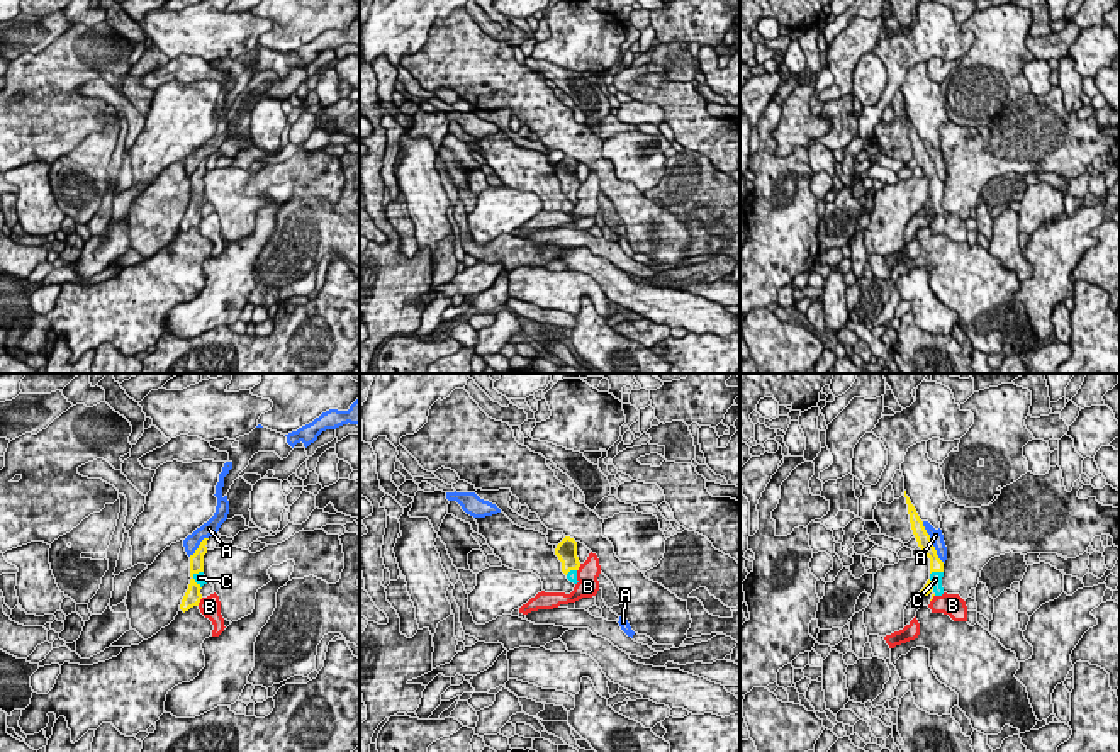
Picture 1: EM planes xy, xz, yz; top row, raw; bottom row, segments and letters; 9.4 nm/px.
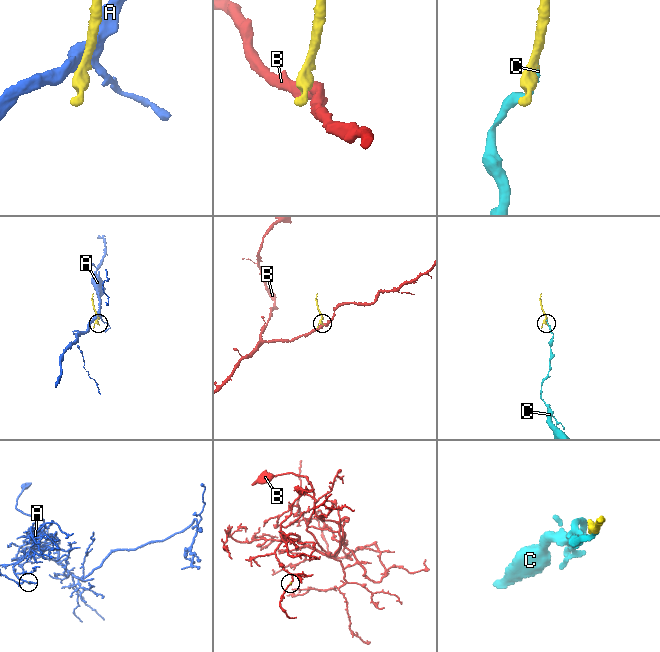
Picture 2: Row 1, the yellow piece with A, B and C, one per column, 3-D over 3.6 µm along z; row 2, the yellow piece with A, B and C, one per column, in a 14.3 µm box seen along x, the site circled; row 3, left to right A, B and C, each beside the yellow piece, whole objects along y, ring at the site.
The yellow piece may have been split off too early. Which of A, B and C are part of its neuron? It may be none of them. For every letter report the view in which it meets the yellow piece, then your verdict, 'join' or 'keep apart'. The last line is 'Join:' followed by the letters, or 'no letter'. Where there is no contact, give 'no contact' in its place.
A: contact in yz; keep apart
B: contact in xy; keep apart
C: contact in yz; join
Join: C

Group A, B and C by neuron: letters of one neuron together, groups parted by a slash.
A / B / C

